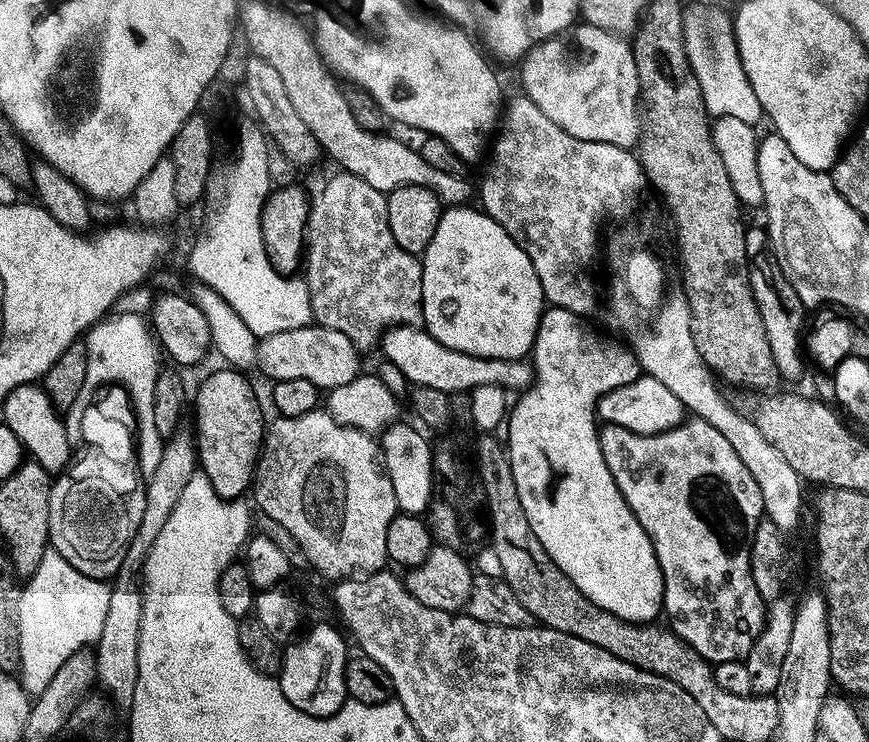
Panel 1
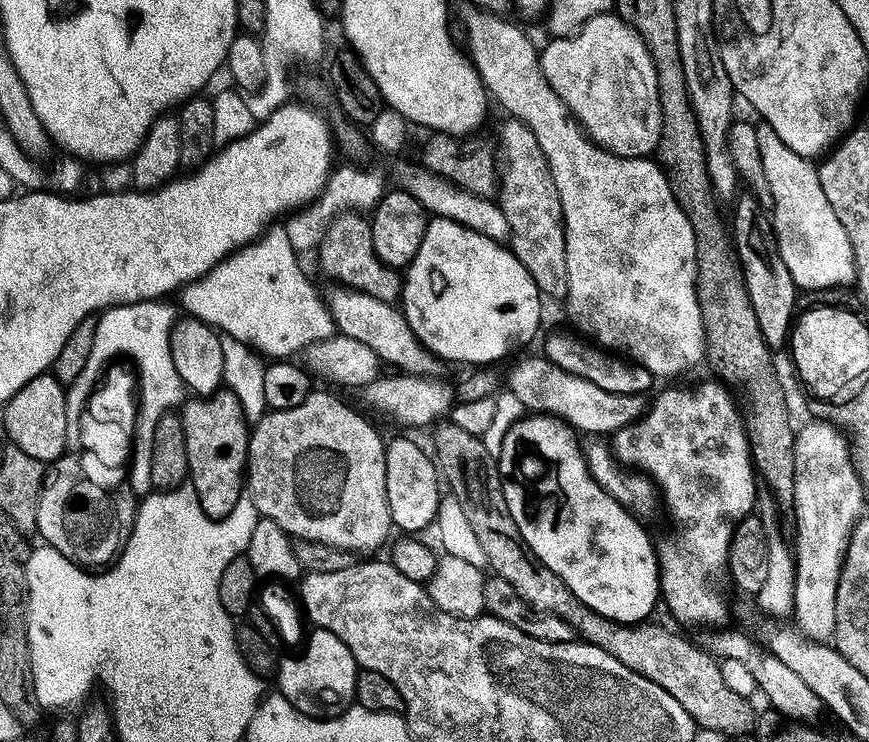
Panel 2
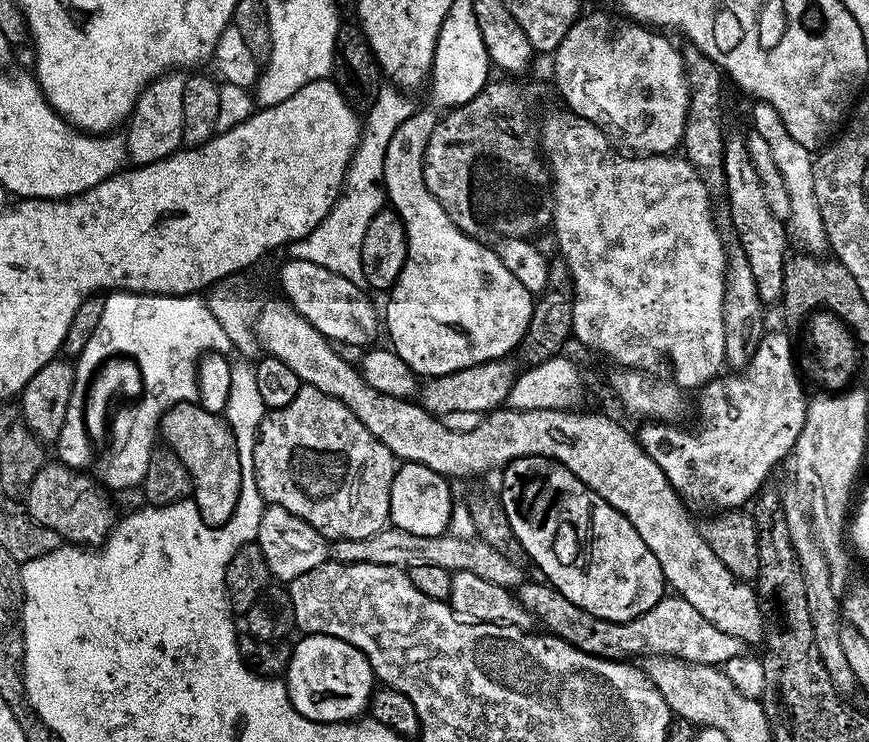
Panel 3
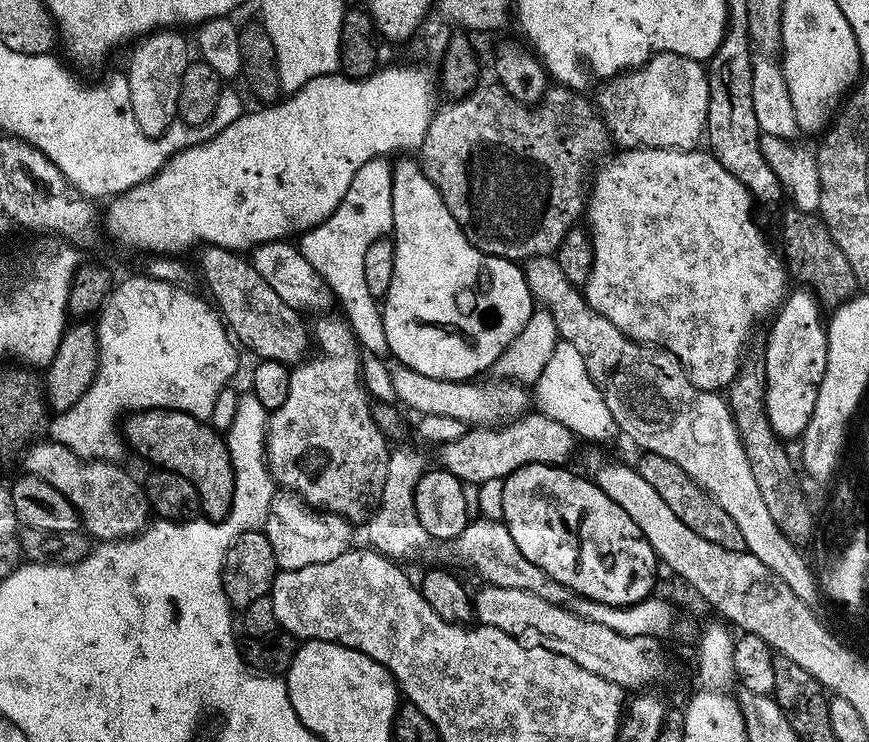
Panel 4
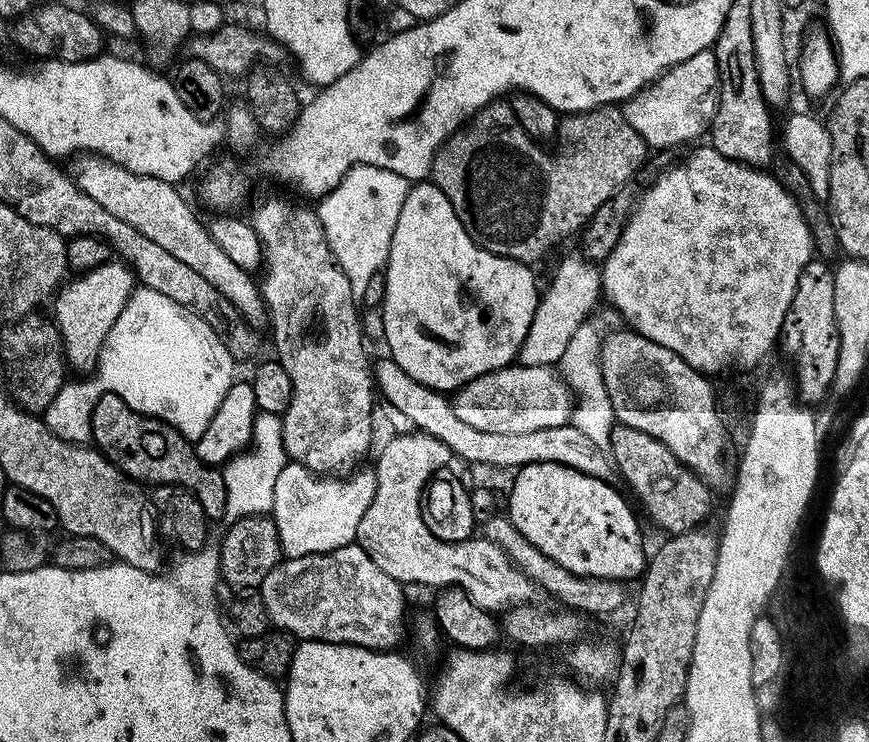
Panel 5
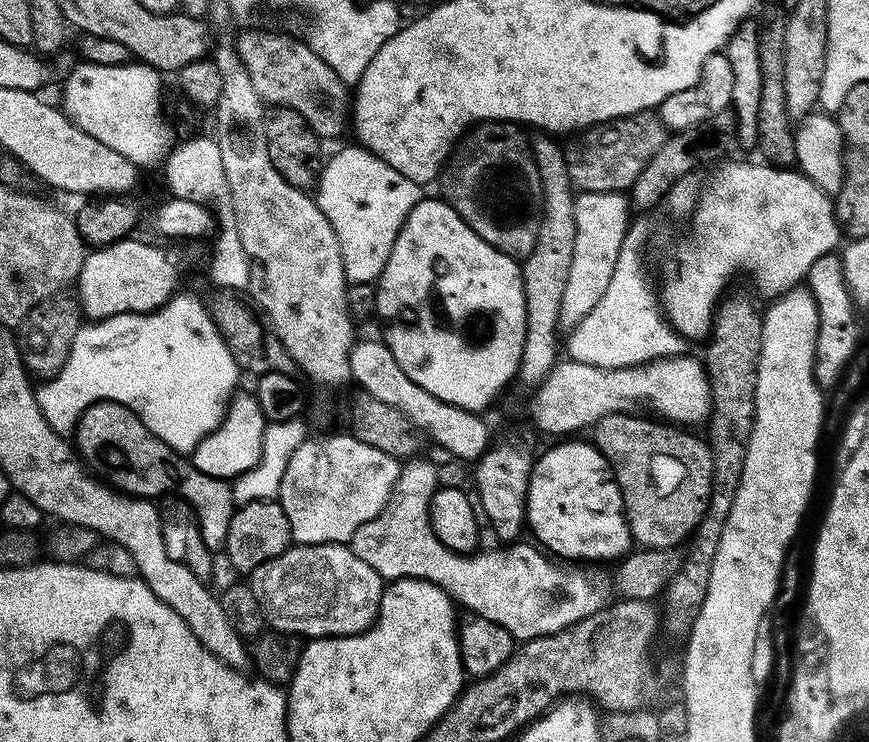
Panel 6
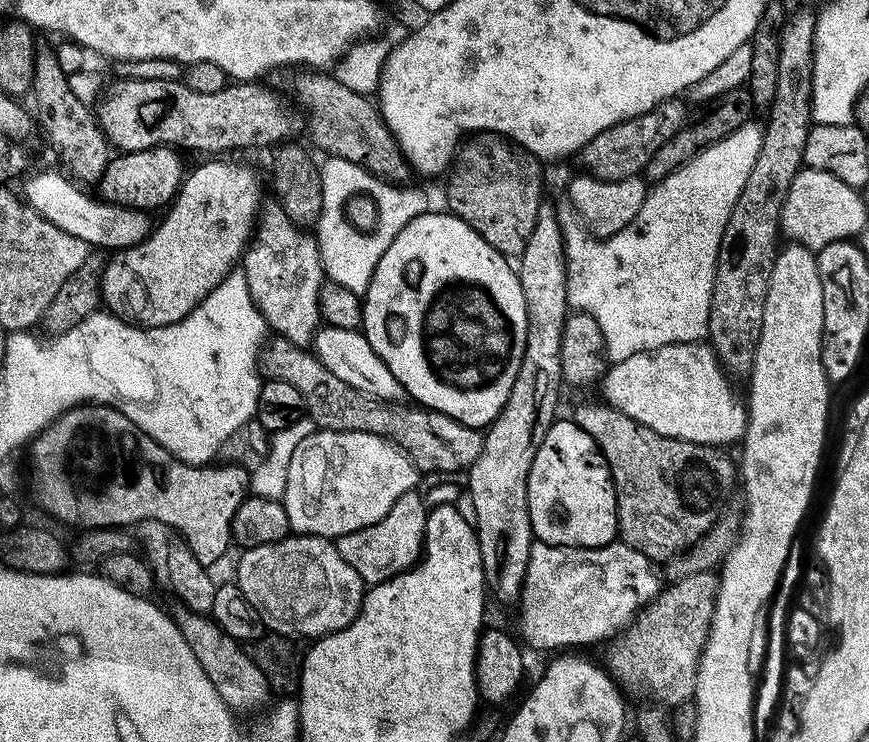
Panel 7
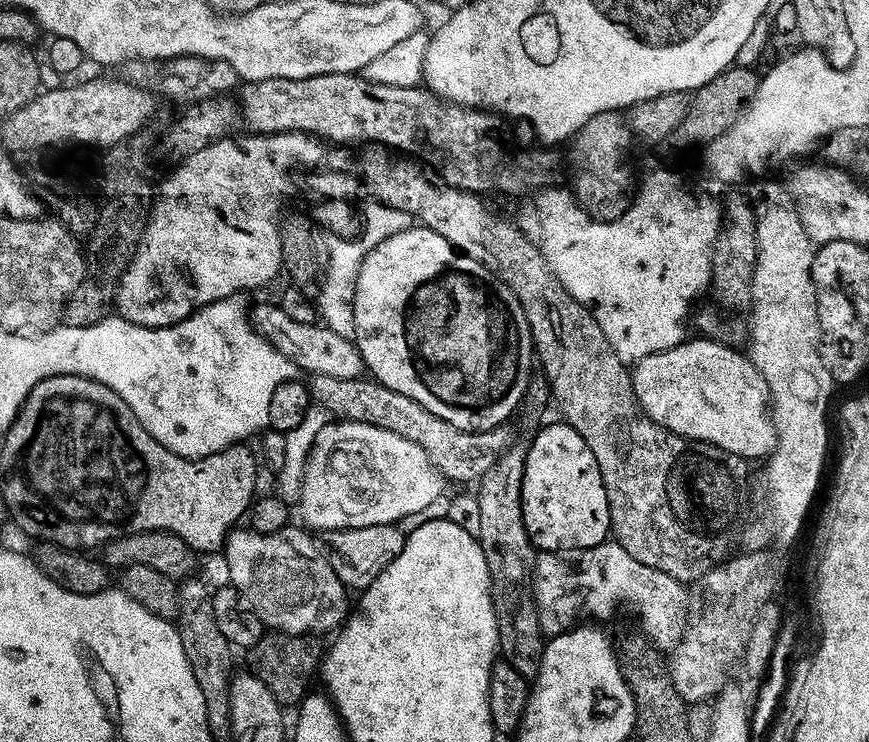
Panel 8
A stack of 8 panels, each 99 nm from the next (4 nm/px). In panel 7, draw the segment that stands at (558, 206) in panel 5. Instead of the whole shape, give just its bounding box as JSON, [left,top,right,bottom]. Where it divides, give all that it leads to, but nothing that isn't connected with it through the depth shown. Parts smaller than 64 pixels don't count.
[446,98,690,258]

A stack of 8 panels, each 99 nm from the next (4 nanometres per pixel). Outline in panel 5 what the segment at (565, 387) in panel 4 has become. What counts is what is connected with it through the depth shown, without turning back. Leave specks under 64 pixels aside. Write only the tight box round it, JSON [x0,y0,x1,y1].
[558,322,618,450]

